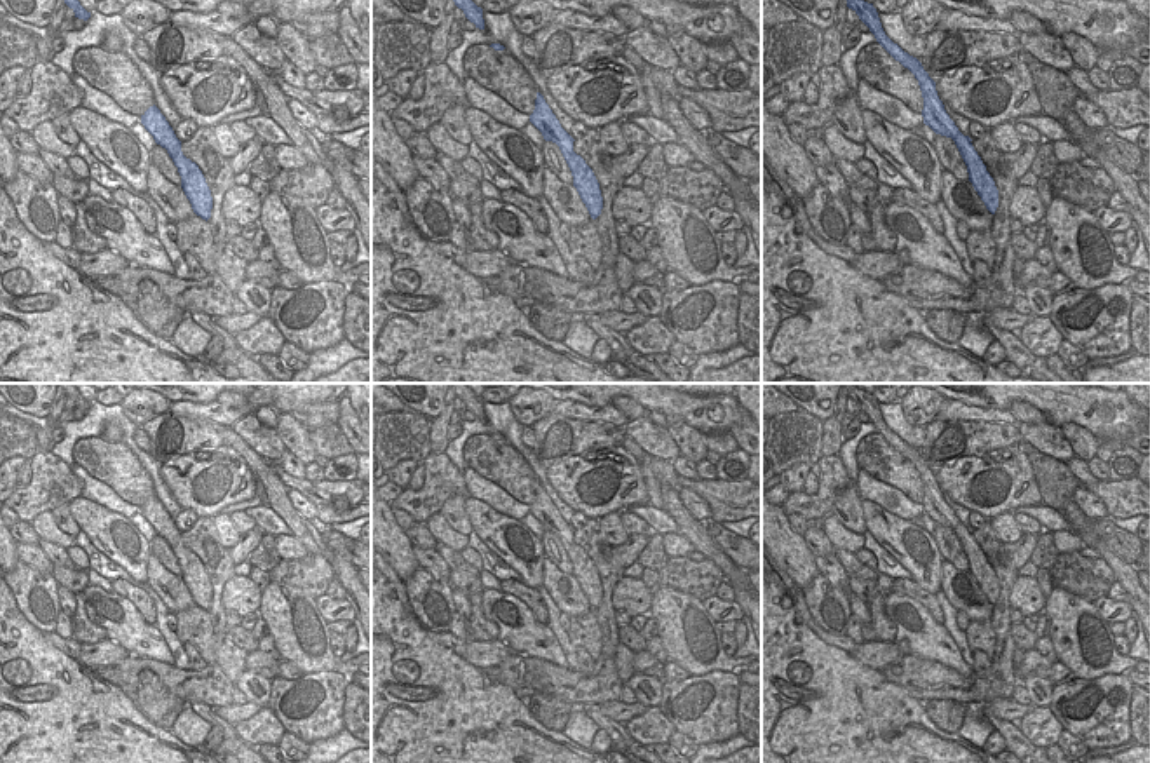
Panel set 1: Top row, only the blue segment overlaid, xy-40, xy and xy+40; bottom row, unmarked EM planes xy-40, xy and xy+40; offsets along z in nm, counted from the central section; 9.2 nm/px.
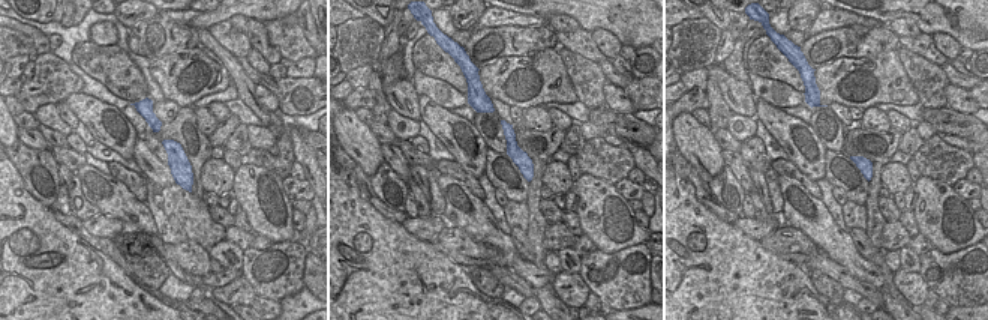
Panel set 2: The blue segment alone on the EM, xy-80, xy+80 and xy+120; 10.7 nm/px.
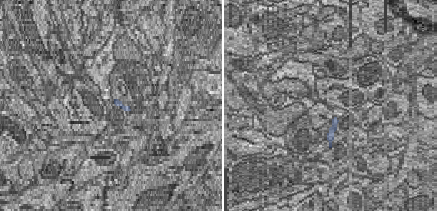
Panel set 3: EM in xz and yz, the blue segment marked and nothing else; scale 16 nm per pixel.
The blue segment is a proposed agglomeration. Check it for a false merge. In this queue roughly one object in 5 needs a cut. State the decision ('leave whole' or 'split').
leave whole

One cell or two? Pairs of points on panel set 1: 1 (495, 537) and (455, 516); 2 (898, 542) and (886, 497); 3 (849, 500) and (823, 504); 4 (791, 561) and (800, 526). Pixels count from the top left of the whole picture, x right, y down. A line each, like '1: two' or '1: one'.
1: two
2: two
3: two
4: two

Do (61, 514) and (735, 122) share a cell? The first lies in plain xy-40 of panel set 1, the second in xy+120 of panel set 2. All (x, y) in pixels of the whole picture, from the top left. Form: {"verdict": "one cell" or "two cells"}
{"verdict": "two cells"}

